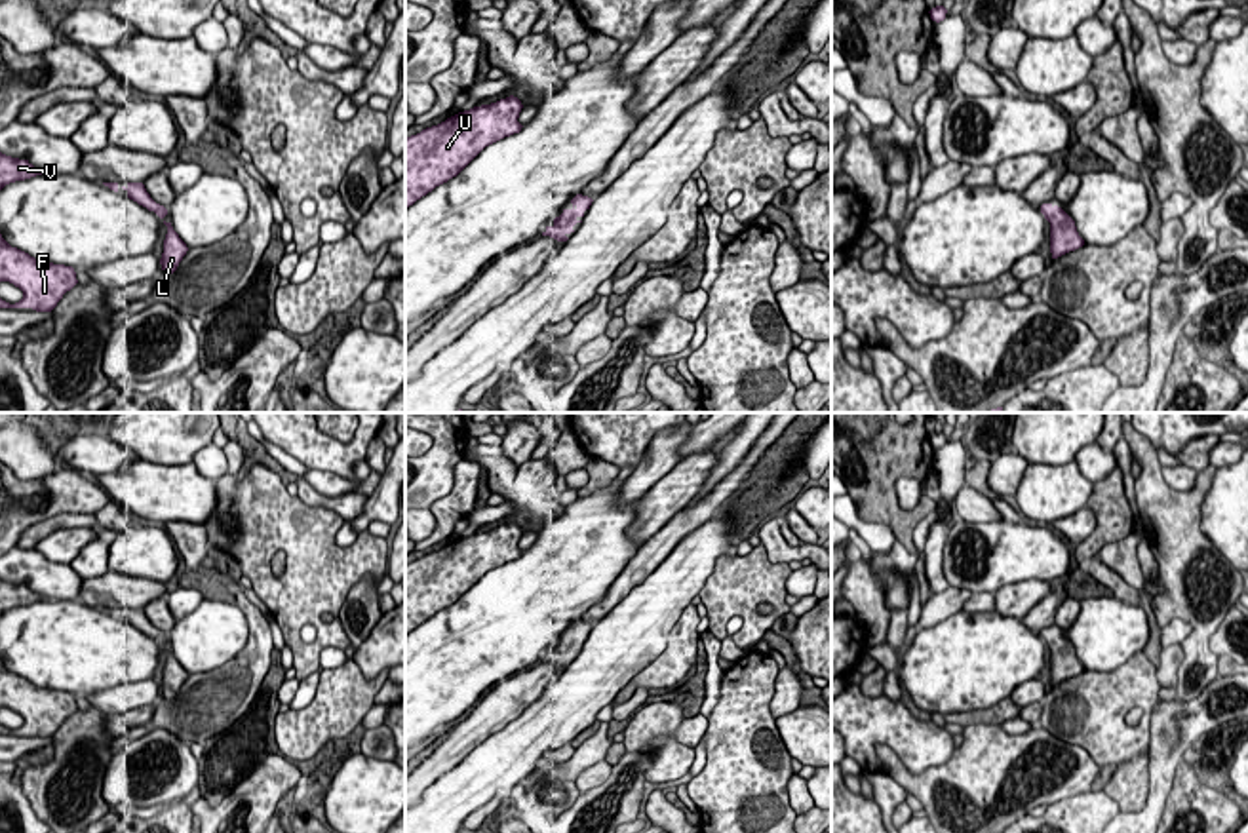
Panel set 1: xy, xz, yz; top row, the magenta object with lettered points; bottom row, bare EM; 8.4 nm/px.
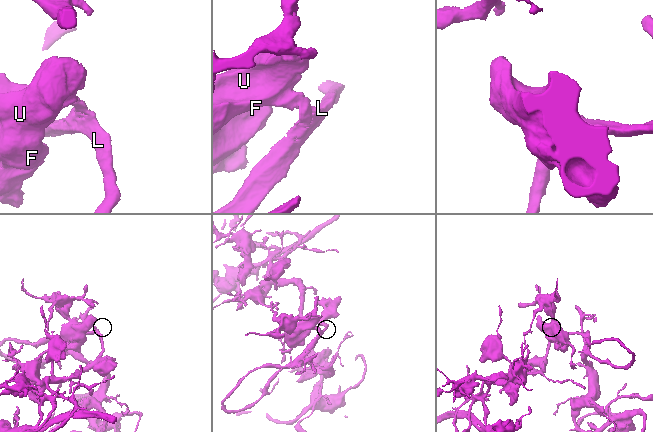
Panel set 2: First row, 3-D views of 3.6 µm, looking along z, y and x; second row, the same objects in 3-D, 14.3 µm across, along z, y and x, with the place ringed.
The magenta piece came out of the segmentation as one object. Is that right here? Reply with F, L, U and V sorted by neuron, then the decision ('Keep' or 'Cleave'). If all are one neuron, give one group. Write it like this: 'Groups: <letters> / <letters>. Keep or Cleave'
Groups: F L U V. Keep

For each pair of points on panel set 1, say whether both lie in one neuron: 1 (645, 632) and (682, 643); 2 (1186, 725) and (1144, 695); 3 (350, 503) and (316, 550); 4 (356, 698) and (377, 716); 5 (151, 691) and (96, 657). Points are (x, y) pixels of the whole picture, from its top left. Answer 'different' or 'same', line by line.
1: different
2: different
3: different
4: different
5: different

